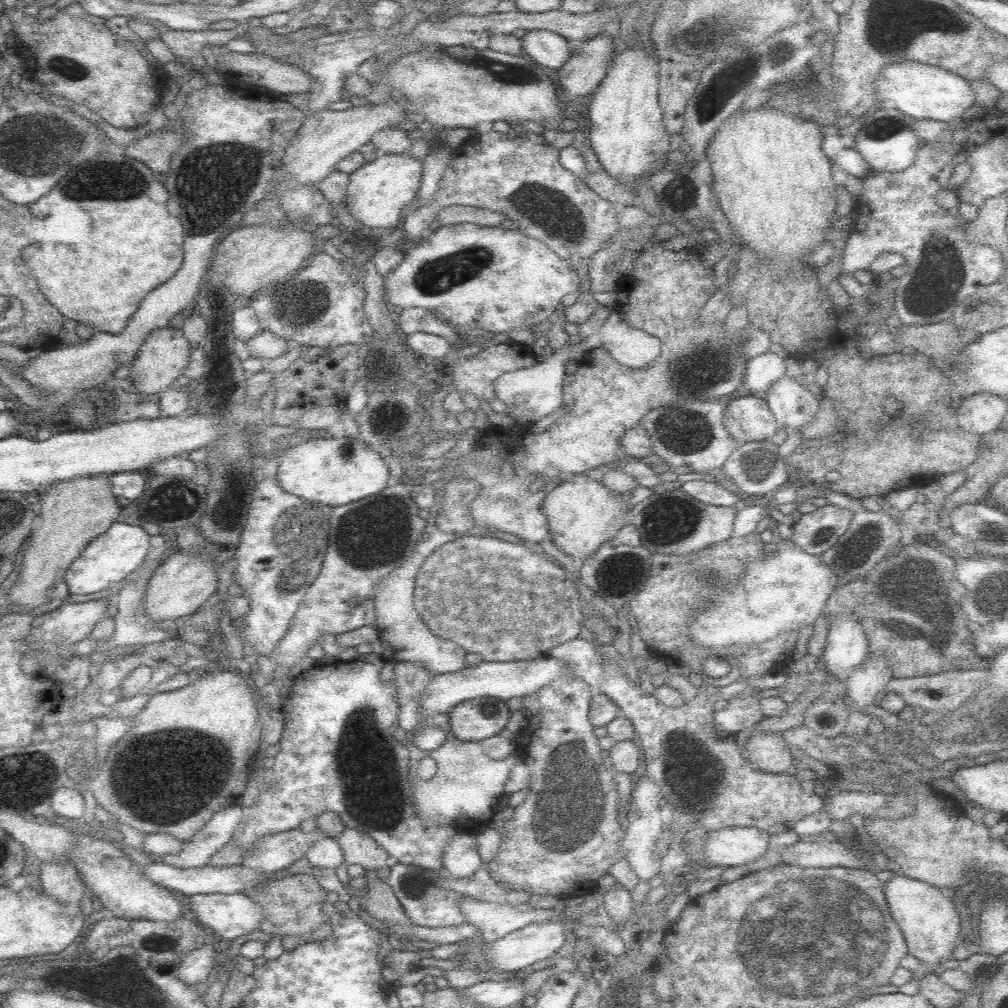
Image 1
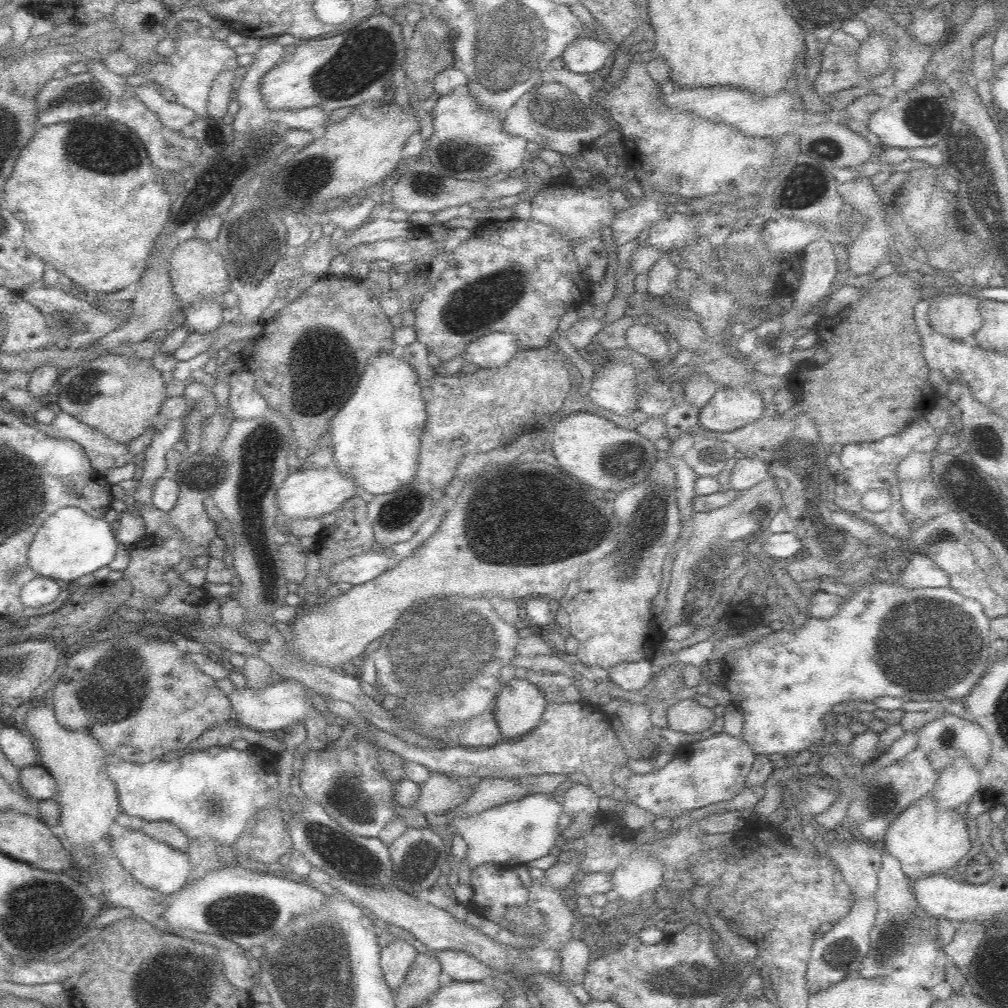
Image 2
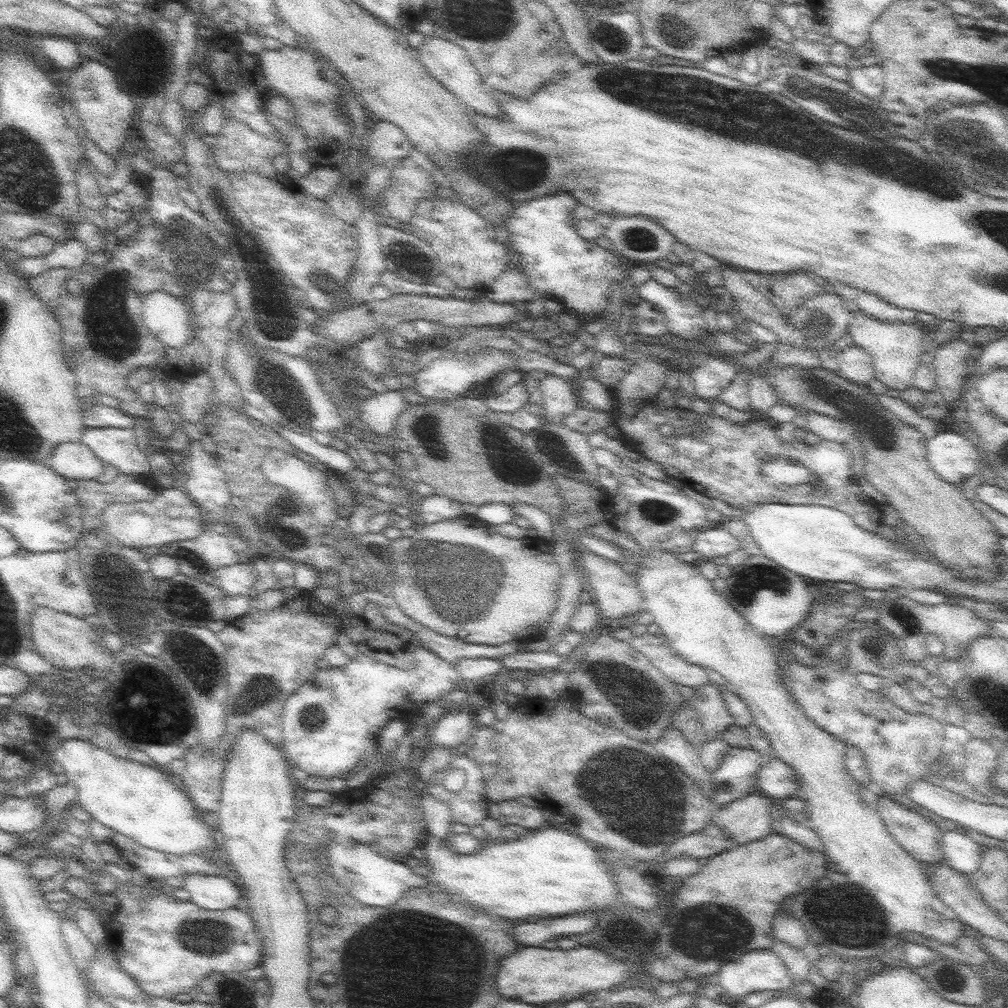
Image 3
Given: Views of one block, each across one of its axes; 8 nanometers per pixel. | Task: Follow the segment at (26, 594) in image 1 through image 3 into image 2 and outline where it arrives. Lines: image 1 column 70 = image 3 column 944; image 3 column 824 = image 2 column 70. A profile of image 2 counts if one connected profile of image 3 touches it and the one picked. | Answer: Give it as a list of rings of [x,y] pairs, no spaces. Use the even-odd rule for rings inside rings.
[[[100,352],[98,358],[84,360],[82,364],[66,370],[60,374],[58,386],[58,404],[62,412],[122,444],[132,442],[140,434],[146,434],[148,428],[156,426],[154,422],[158,412],[164,400],[170,398],[166,392],[168,384],[162,380],[160,370],[152,366],[150,358],[112,352]]]

